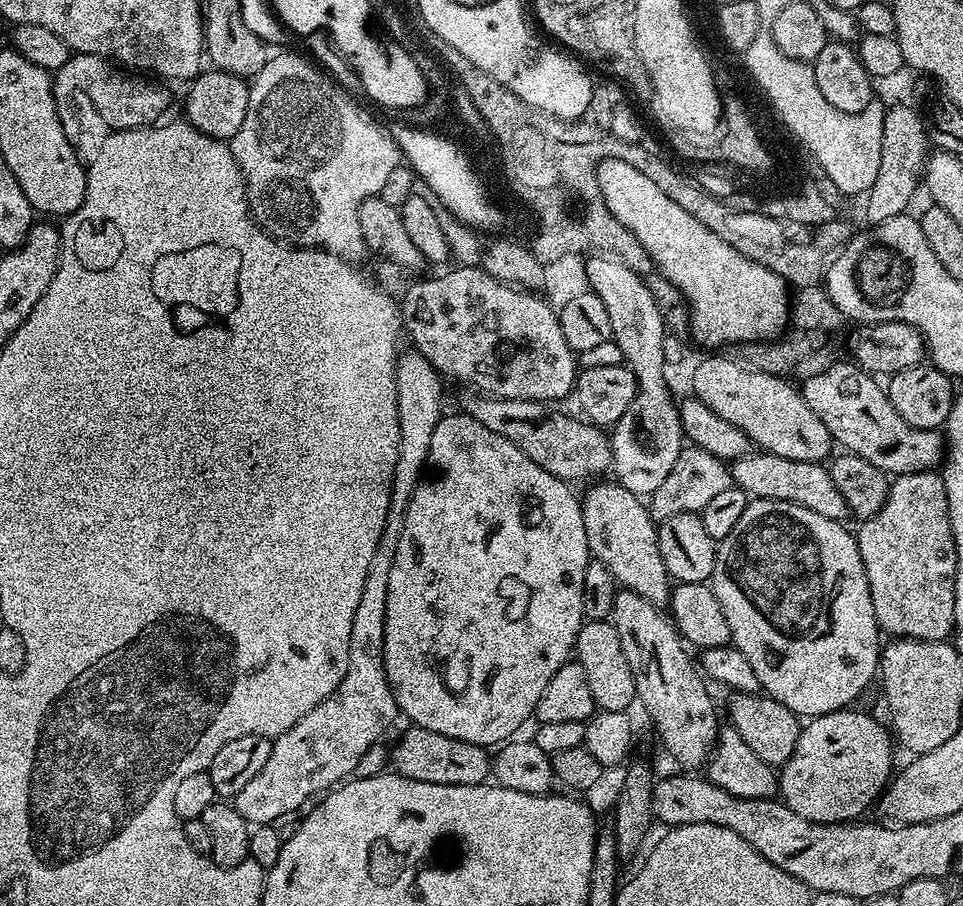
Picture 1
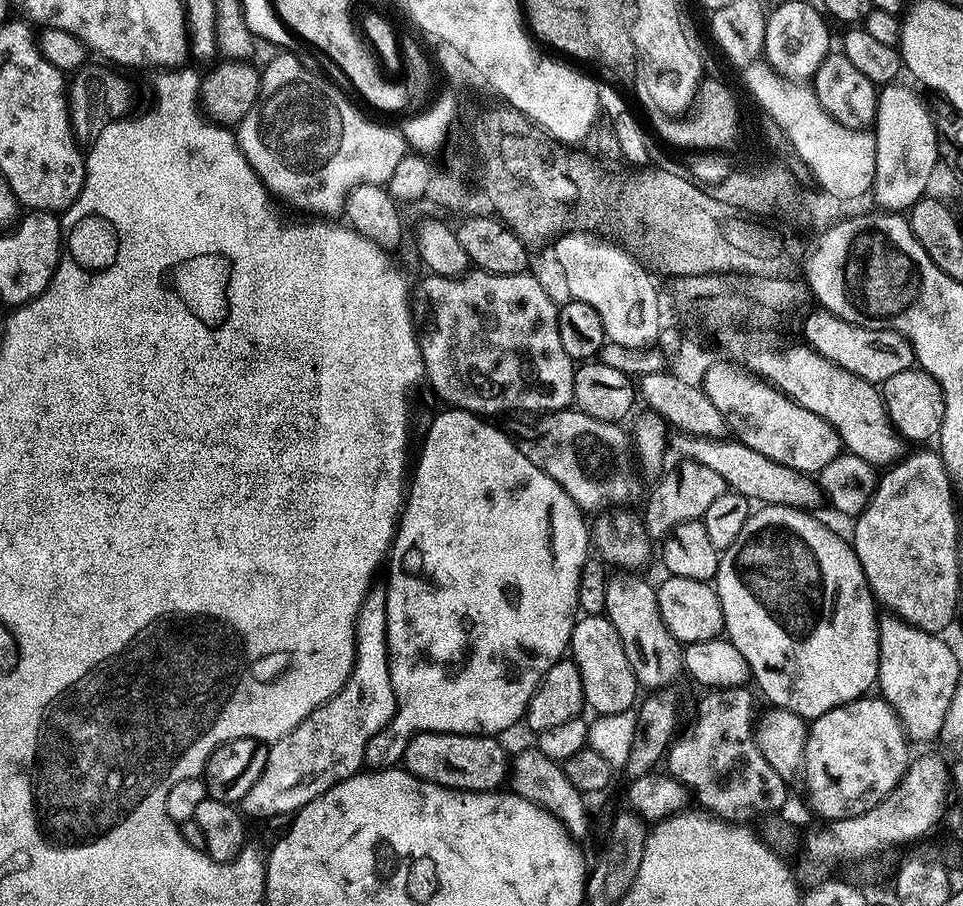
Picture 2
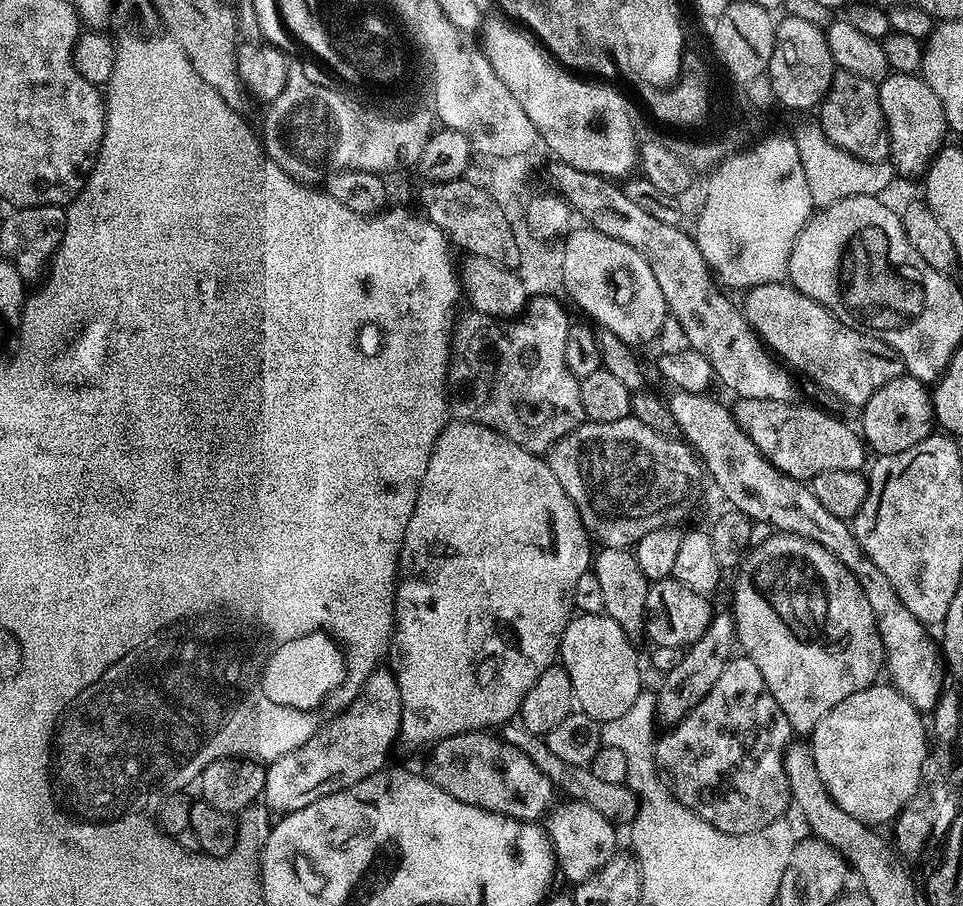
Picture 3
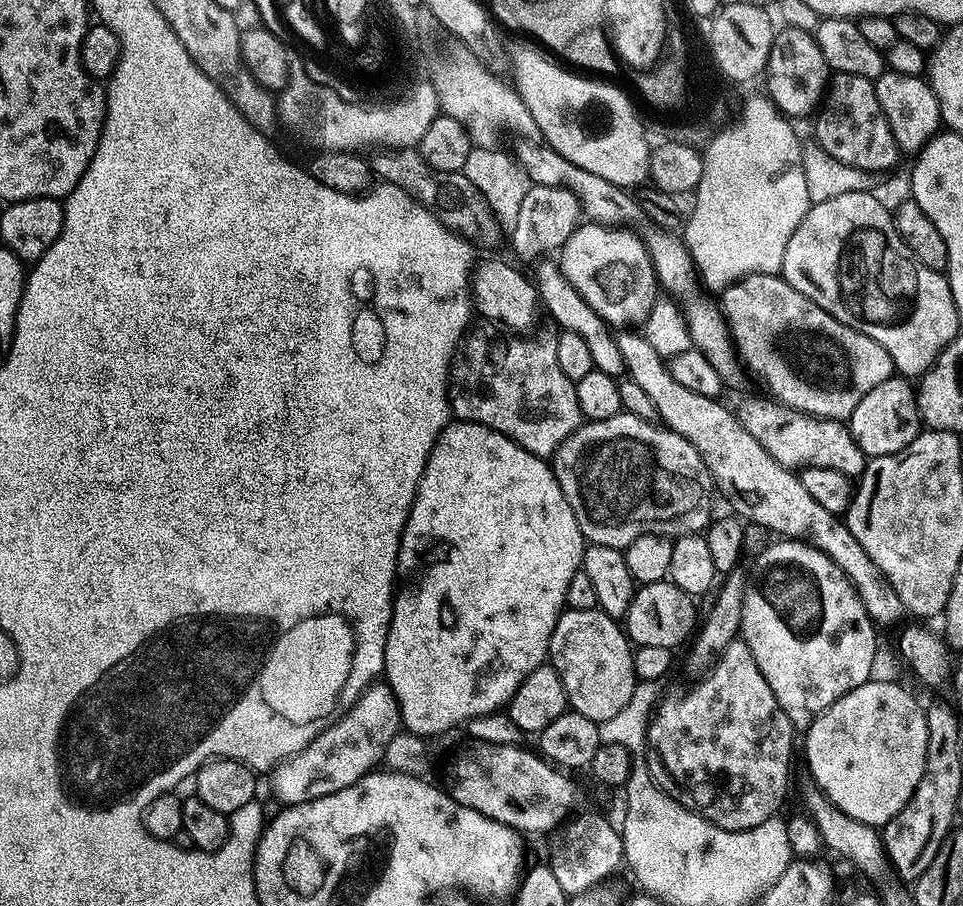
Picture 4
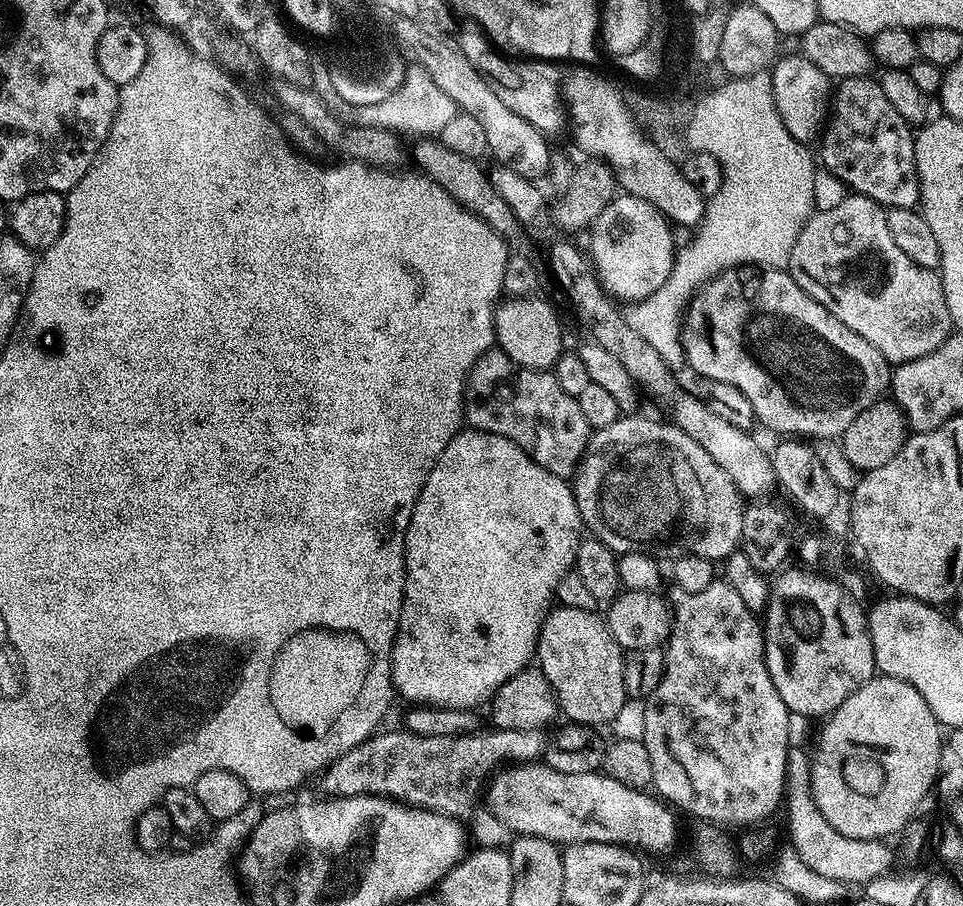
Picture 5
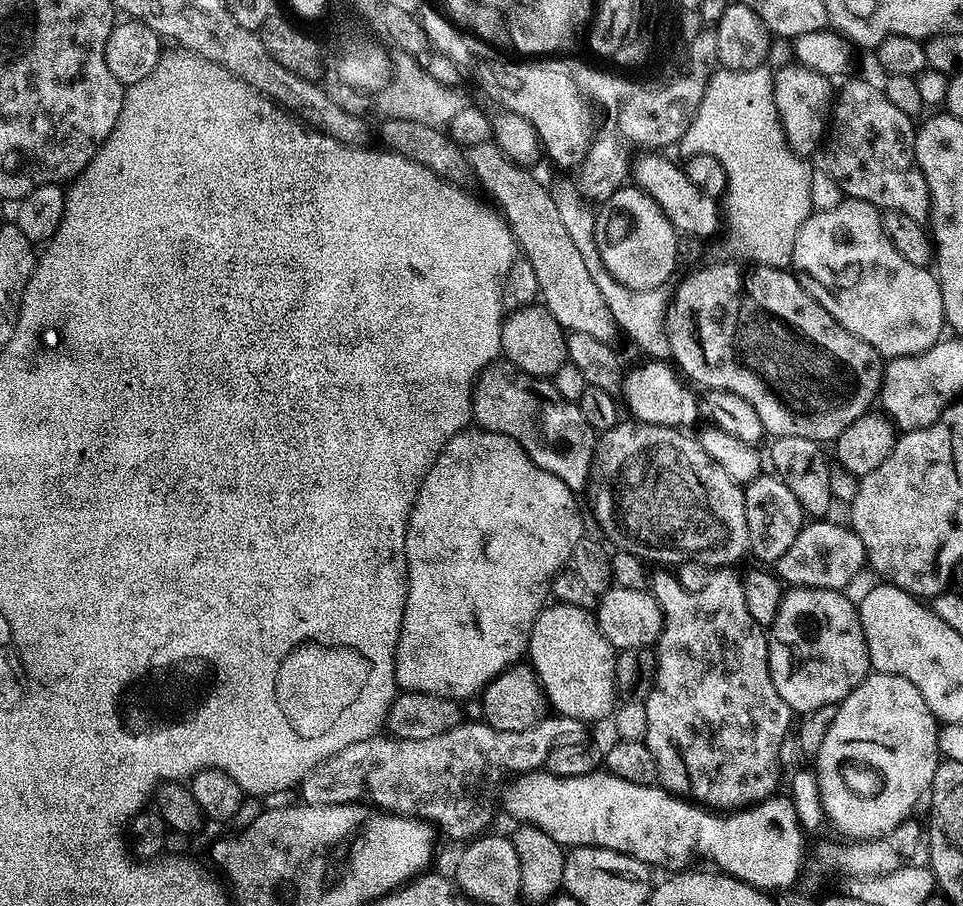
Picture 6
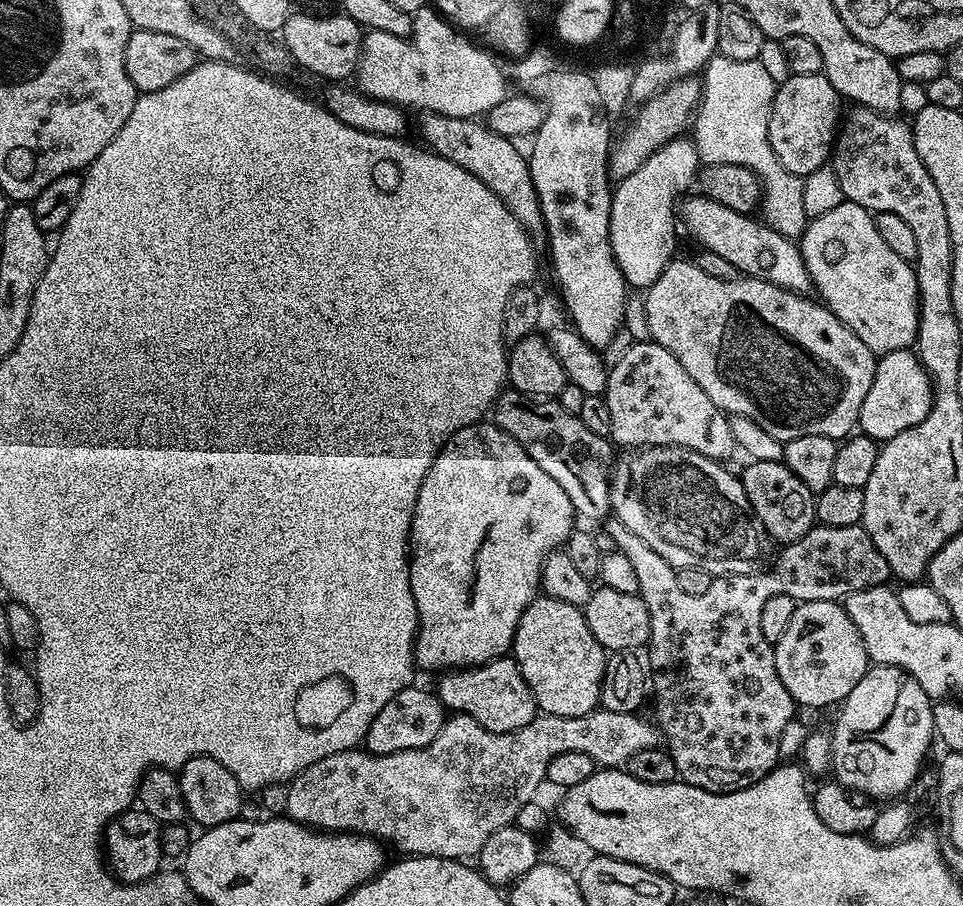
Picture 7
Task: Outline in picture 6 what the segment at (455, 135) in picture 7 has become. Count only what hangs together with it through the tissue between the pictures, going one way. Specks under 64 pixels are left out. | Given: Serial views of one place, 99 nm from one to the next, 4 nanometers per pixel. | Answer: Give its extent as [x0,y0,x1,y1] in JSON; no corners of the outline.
[466,142,618,341]

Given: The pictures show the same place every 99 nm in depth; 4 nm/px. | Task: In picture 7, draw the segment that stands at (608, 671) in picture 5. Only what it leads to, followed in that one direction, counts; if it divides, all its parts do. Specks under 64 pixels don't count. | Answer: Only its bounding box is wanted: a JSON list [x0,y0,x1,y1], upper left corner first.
[510,595,606,716]

